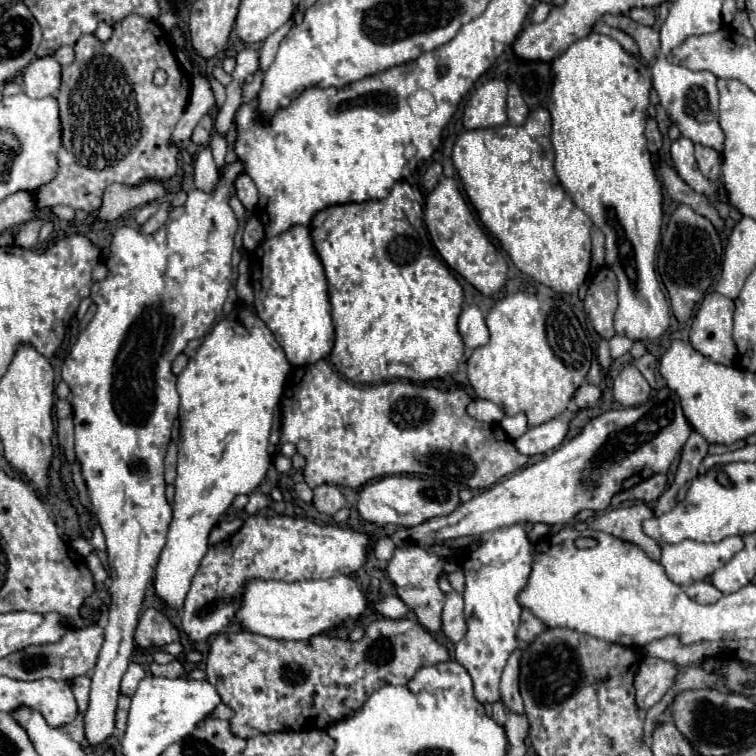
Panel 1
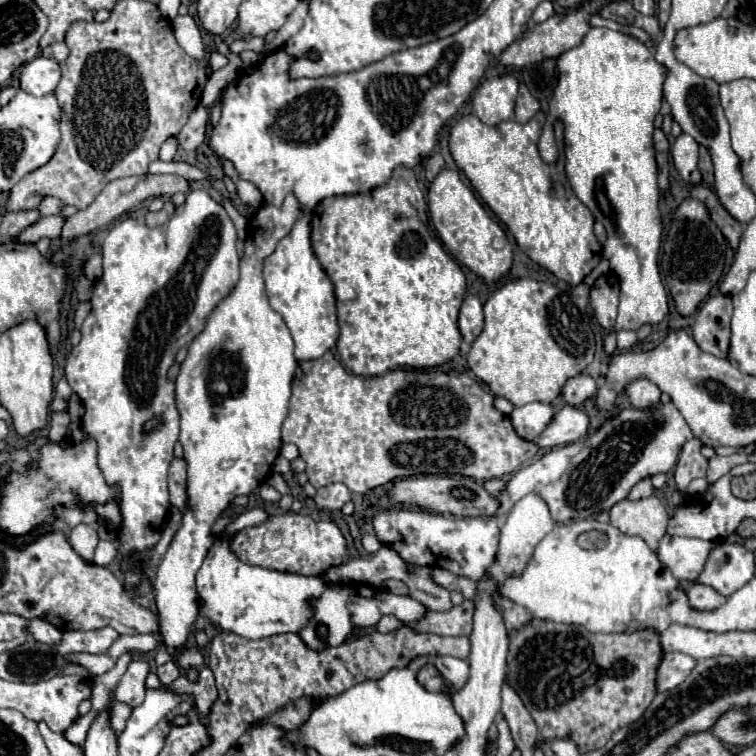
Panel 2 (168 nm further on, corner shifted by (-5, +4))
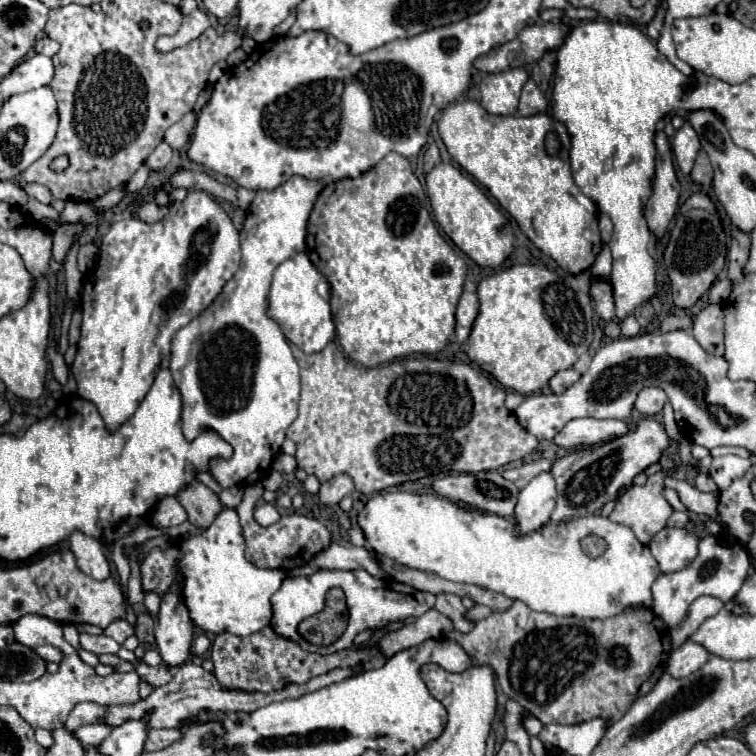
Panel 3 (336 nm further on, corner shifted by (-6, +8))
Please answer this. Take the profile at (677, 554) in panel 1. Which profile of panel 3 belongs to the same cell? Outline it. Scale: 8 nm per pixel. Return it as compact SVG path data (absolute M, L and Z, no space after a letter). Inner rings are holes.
M663 528L649 542L651 554L657 558L661 572L677 572L687 568L697 556L697 534L687 528Z

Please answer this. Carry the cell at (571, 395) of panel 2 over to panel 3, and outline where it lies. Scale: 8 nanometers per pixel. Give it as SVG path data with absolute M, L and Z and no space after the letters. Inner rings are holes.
M573 368L561 370L561 372L557 372L557 374L551 378L549 388L551 388L555 394L561 394L561 392L565 392L565 388L569 388L569 384L575 384L579 378L581 378L581 374L575 372Z

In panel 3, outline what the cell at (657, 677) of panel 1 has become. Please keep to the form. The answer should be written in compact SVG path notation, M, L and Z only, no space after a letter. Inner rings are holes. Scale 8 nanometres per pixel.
M685 642L671 652L667 672L673 678L689 676L691 672L699 670L707 662L707 658L709 658L709 652L703 646L699 646L695 642Z

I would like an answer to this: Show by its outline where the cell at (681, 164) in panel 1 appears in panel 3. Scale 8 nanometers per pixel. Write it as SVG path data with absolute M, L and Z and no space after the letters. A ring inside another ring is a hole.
M685 122L685 126L679 128L673 138L673 152L677 158L677 166L683 174L689 174L693 170L693 162L695 162L699 148L701 148L701 144L699 144L695 130L691 128L691 124Z

